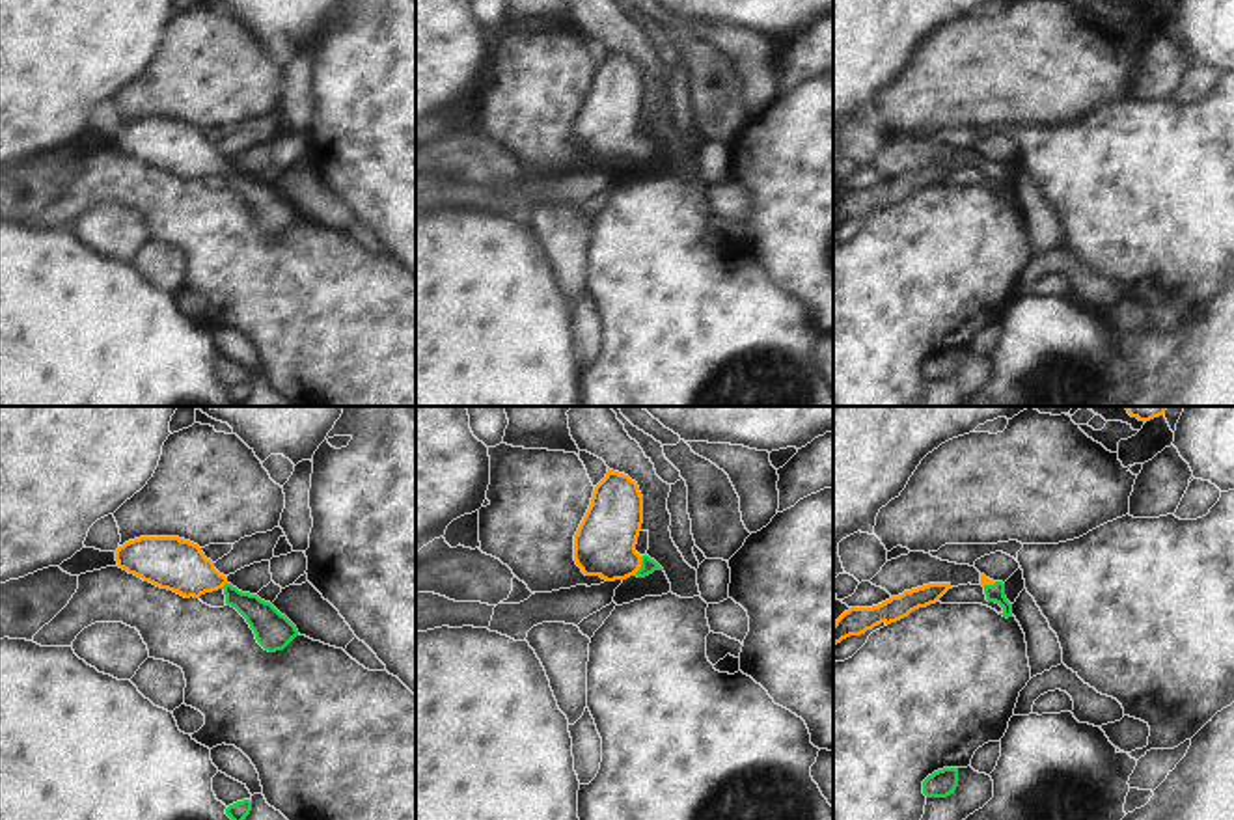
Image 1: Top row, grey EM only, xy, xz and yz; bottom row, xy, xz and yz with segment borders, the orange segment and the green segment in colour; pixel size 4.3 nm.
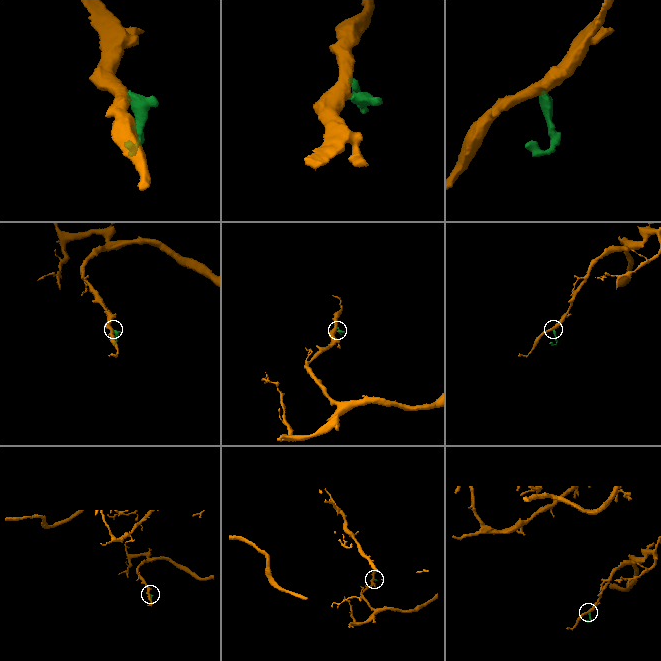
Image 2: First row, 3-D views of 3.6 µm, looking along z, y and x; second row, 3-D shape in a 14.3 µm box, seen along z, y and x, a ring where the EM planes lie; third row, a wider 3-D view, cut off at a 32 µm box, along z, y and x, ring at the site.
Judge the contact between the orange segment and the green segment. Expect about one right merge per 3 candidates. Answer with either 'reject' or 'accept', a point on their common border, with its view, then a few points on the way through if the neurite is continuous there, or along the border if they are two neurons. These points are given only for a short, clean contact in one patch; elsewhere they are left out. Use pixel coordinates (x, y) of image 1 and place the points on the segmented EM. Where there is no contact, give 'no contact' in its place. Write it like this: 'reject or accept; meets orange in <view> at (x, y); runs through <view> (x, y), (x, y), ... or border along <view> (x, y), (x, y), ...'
accept; meets orange in xz at (640, 565); runs through xz (604, 545), (621, 561), (640, 565), (649, 565)

